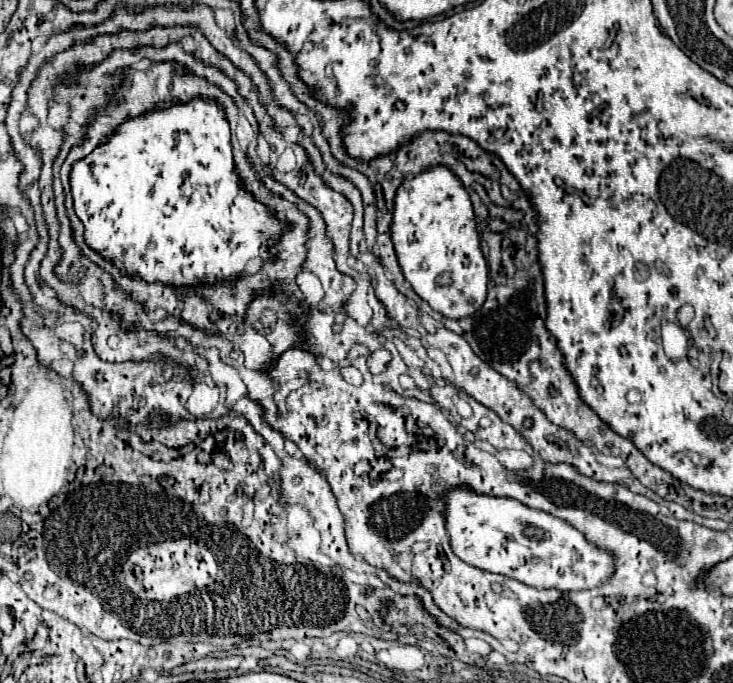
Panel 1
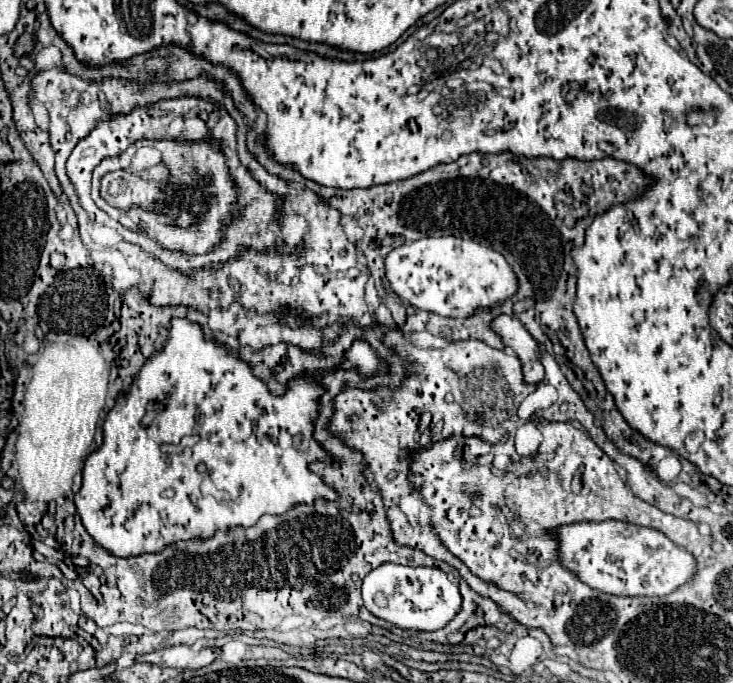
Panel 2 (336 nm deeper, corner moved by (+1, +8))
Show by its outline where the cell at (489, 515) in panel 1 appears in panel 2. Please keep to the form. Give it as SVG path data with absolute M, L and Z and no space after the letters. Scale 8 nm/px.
M626 521L574 523L558 527L562 565L574 571L592 589L628 595L628 597L662 597L674 593L696 577L696 559L672 543L664 533L632 525Z

